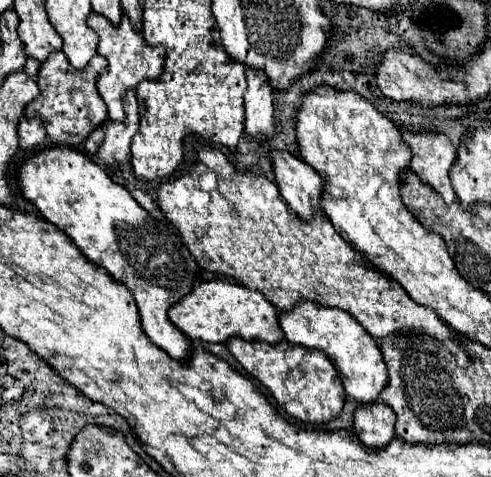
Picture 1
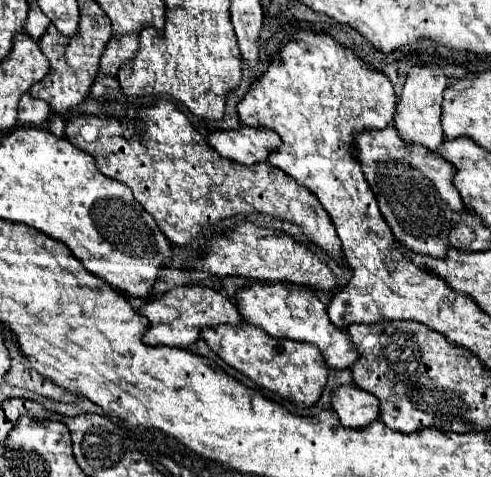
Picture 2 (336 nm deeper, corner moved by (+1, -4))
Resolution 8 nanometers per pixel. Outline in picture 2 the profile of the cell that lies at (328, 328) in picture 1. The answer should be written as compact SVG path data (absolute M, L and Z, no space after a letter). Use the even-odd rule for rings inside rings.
M254 284L238 290L236 296L238 310L242 312L242 318L262 328L274 338L288 338L298 342L310 342L320 348L326 364L334 370L350 368L358 360L358 352L350 340L350 334L346 330L336 328L326 312L326 304L320 302L320 298L310 288L286 288L282 284Z

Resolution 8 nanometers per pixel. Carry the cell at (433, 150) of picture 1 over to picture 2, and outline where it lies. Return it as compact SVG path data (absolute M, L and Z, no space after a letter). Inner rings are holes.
M438 66L410 68L402 96L398 100L398 112L394 118L394 126L406 144L420 144L420 146L426 146L430 152L436 152L438 146L444 142L440 114L442 114L442 92L446 90L446 86L448 86L448 80L442 68Z

